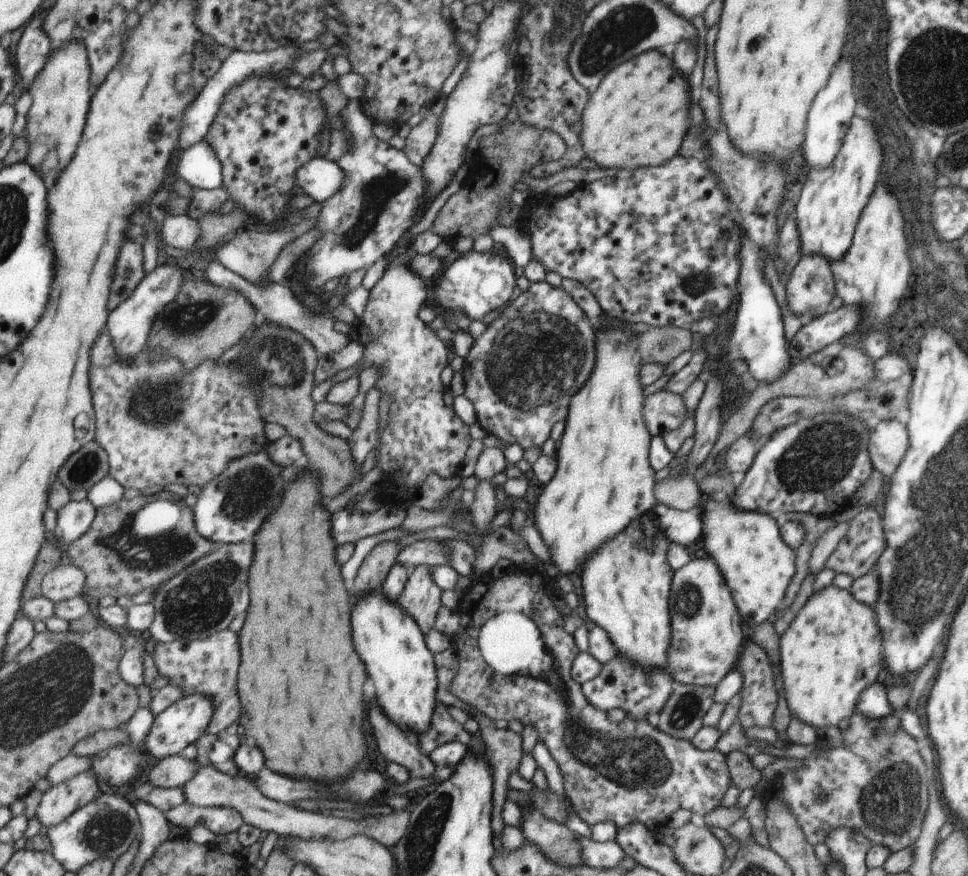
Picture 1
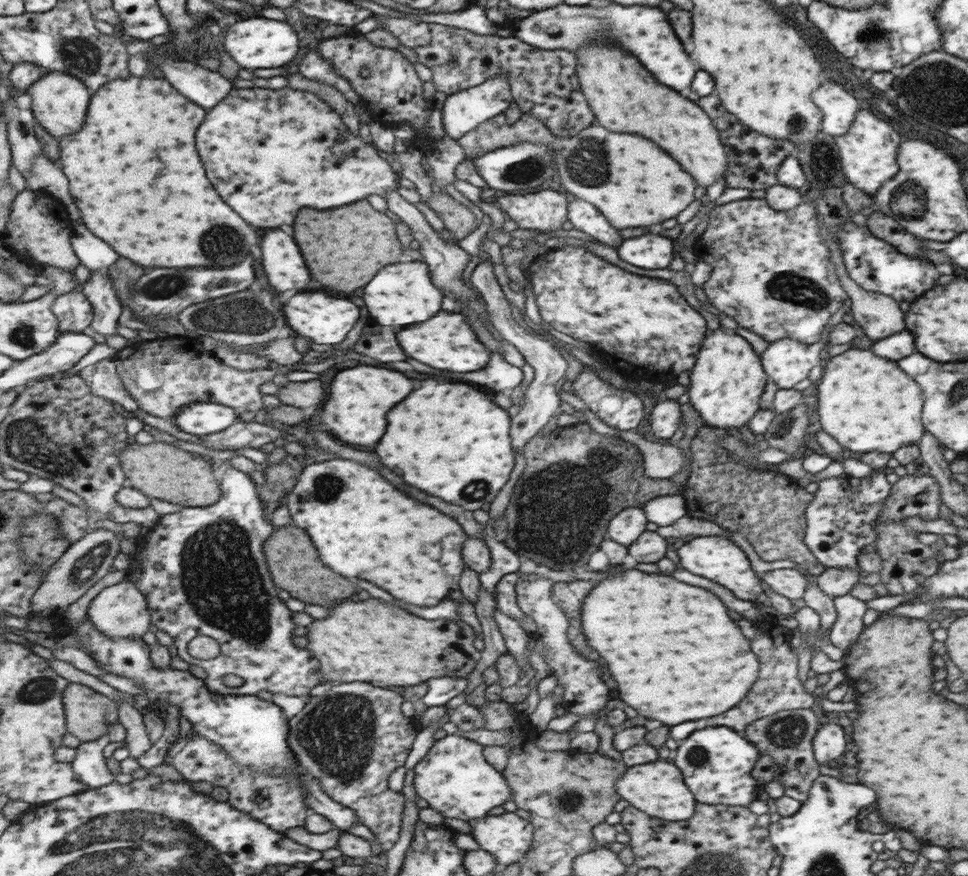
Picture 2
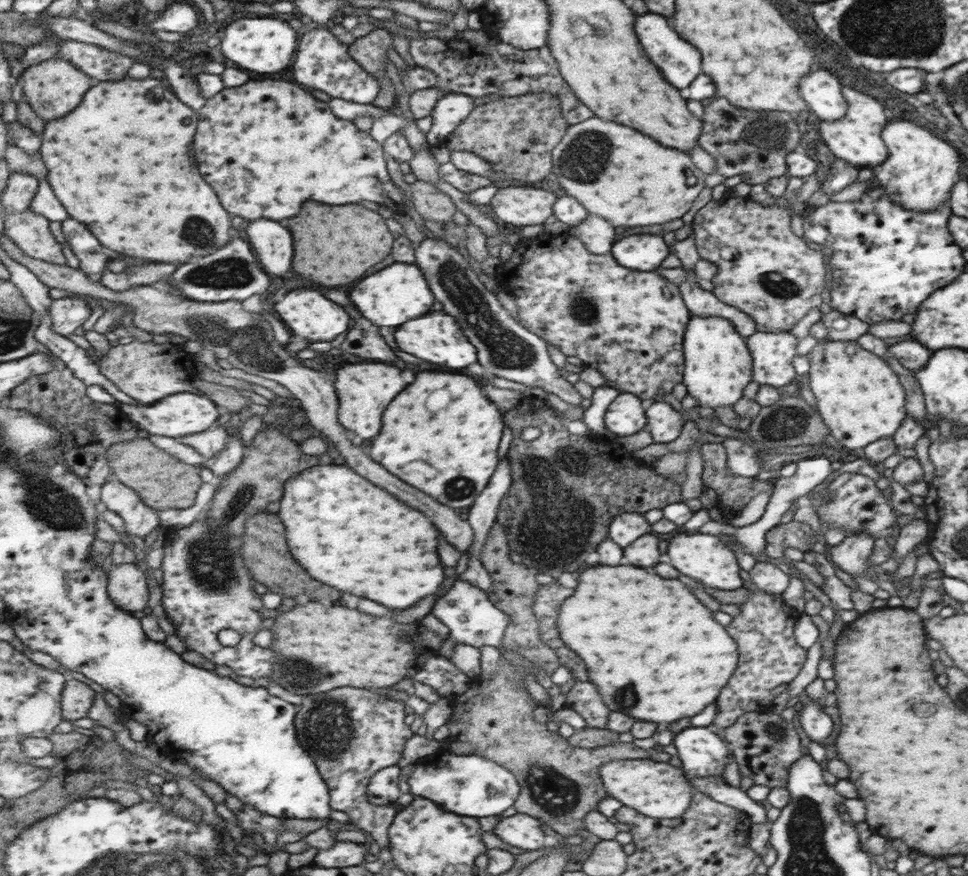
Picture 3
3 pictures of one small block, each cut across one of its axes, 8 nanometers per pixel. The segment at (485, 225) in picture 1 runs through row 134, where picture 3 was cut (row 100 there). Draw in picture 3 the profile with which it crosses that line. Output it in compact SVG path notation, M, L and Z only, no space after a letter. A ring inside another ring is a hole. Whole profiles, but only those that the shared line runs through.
M551 94L497 98L474 106L443 144L450 151L467 151L485 159L497 173L496 182L510 178L522 184L537 182L551 172L551 148L555 148L566 133L567 124L561 113L557 97Z

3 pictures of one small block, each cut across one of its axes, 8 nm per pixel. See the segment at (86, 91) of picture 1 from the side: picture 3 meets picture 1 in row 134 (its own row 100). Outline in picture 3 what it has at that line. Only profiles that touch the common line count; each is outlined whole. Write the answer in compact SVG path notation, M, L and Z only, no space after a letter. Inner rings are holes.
M57 57L26 68L21 78L24 80L24 94L27 102L37 115L45 120L63 118L69 112L73 112L81 104L85 92L93 86L91 78L83 70L79 70L69 60L61 60Z

